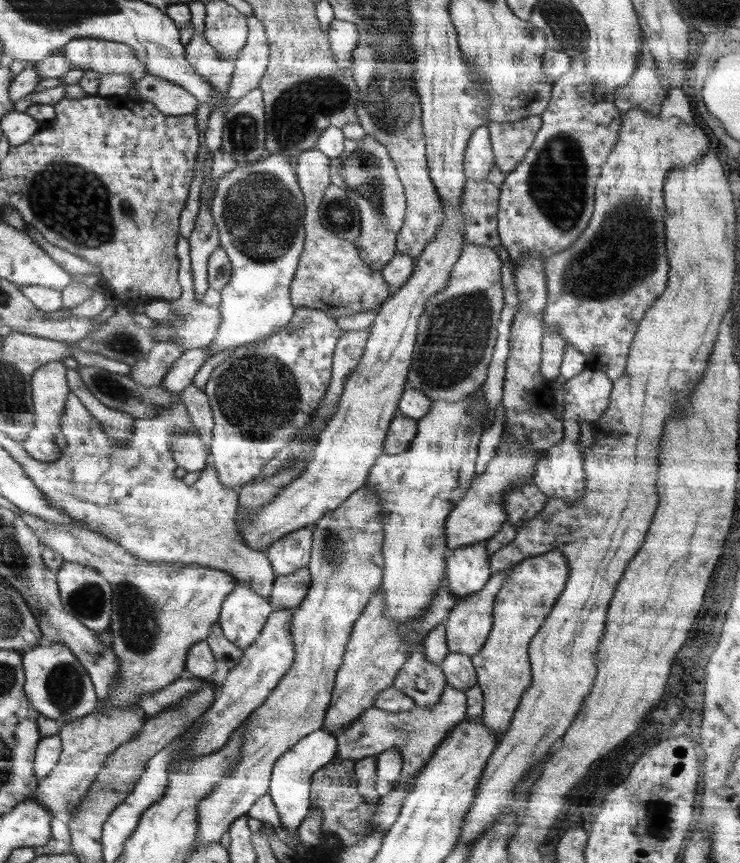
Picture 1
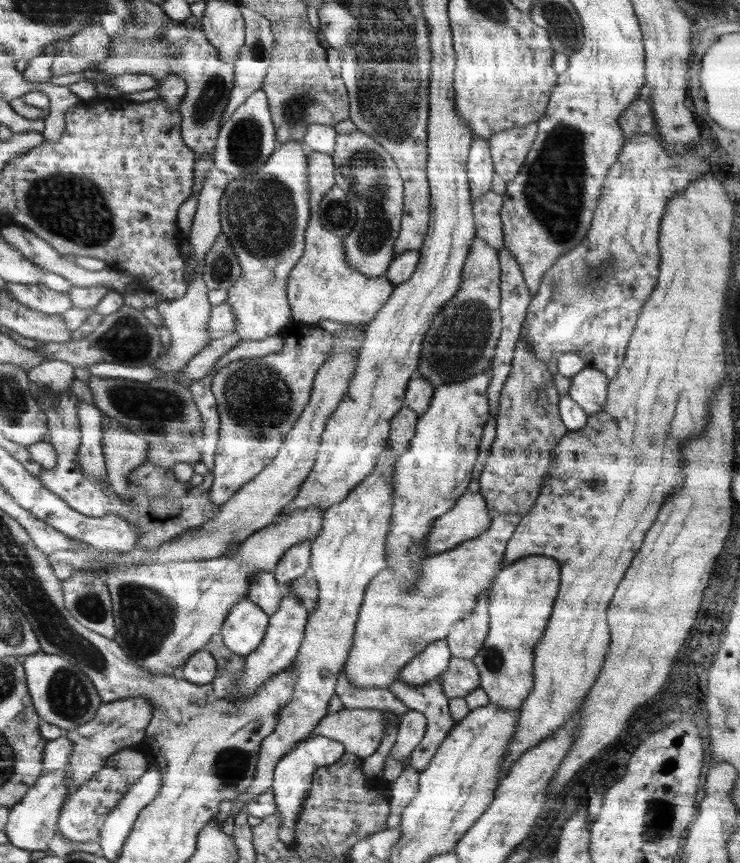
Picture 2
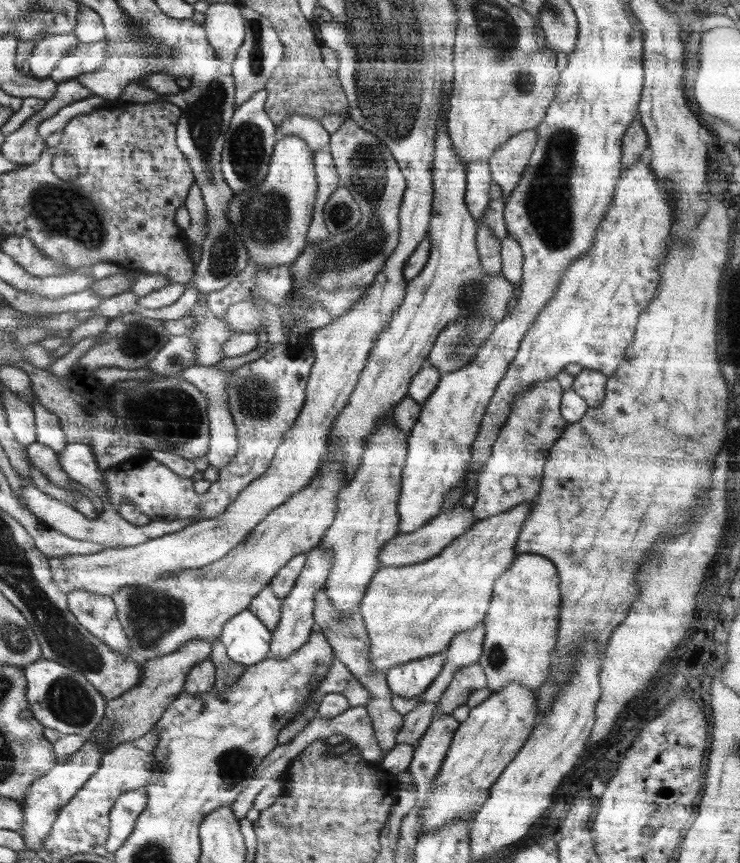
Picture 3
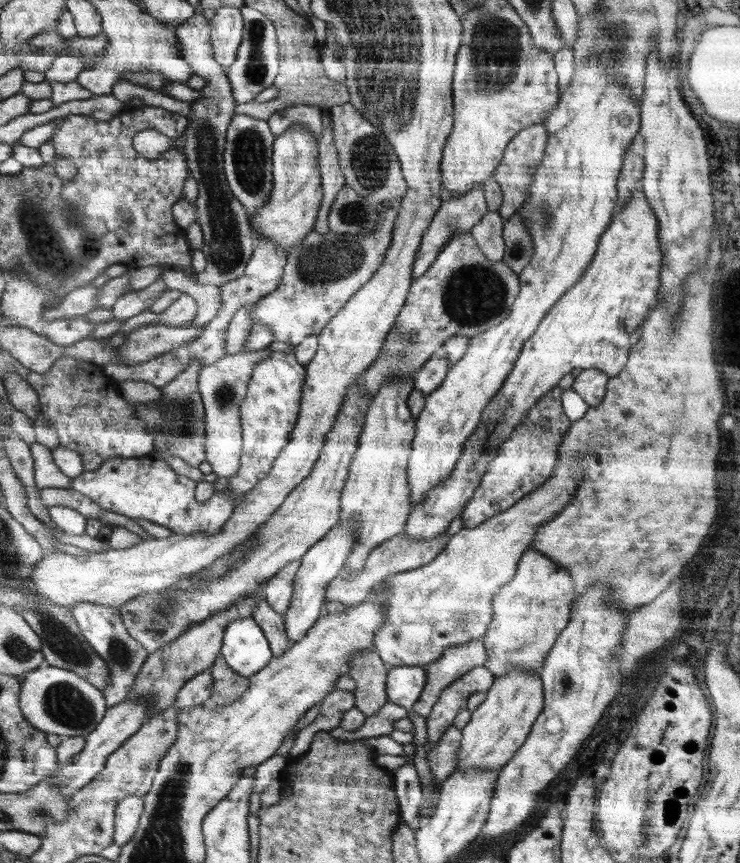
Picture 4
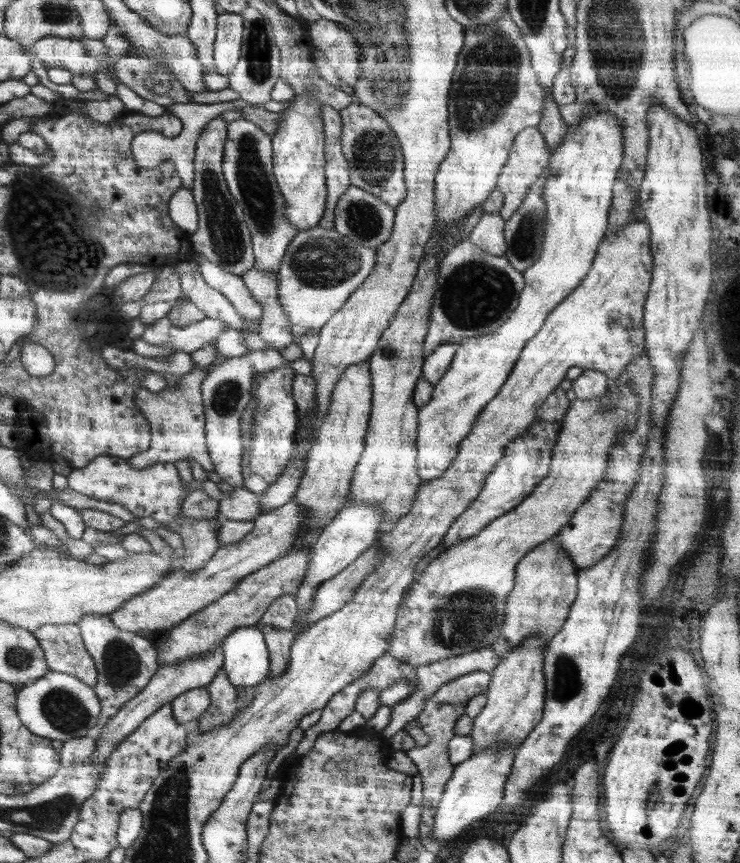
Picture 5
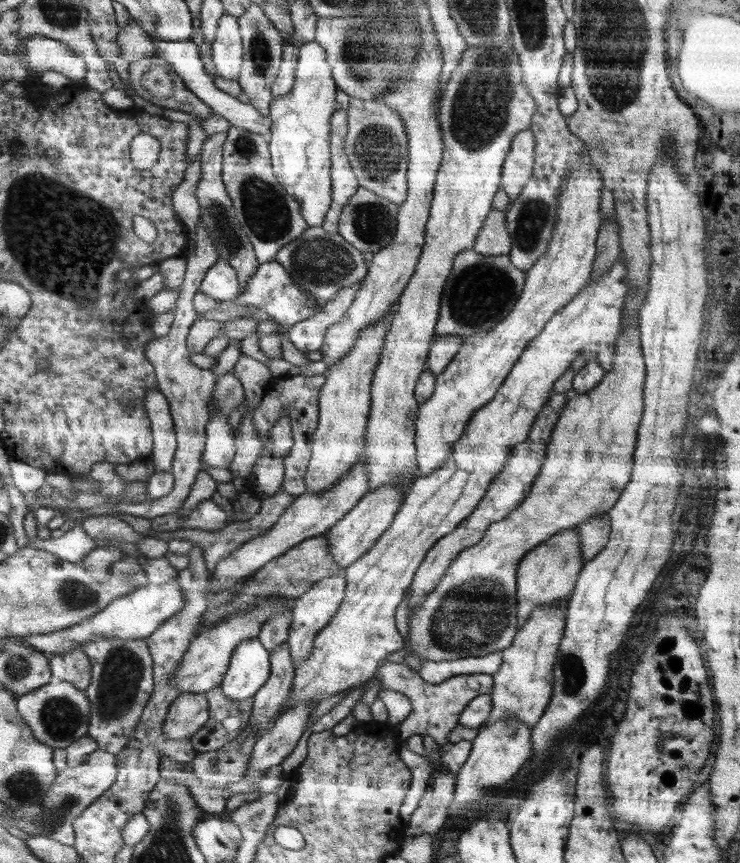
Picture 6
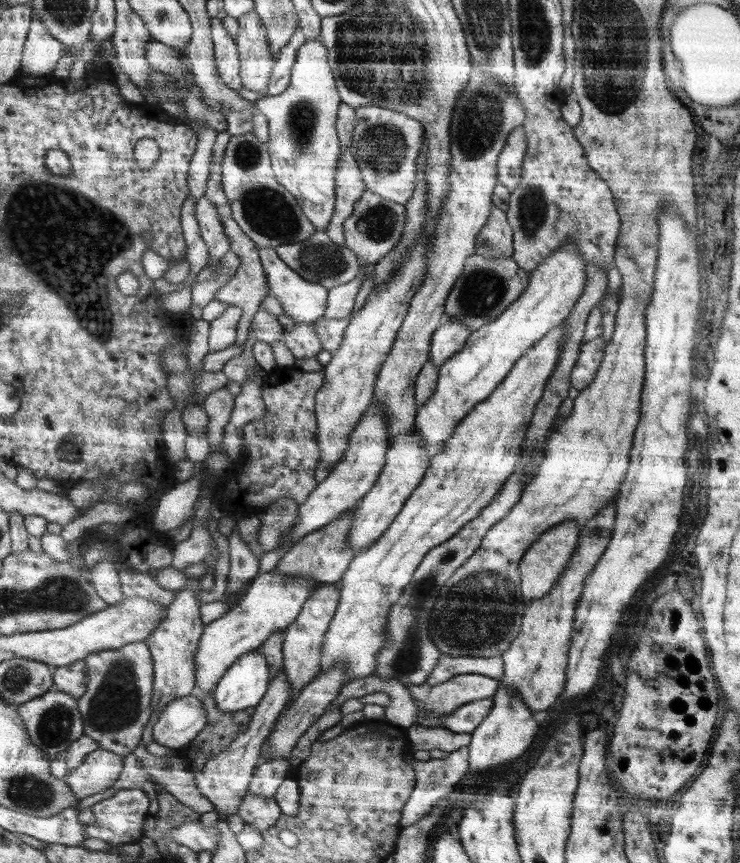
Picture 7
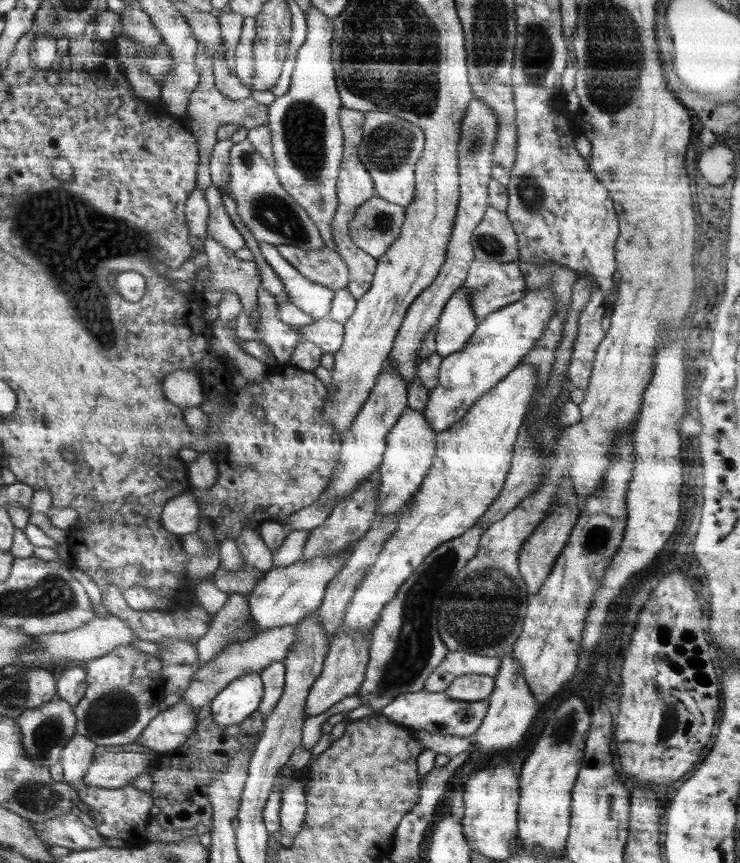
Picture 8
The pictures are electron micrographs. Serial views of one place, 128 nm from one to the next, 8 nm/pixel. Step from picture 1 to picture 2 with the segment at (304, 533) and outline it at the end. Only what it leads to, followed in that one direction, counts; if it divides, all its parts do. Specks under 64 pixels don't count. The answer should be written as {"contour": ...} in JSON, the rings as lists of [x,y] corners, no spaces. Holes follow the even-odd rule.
{"contour":[[[305,540],[289,548],[289,550],[282,555],[282,558],[273,570],[276,582],[279,585],[285,585],[285,588],[287,588],[291,580],[300,578],[310,570],[310,559],[311,542]]]}

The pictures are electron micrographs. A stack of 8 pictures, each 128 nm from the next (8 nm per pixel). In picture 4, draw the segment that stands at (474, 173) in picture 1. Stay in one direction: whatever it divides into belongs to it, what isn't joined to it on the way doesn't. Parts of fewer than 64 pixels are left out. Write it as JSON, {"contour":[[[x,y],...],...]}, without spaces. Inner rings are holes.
{"contour":[[[477,184],[471,188],[466,195],[458,196],[458,199],[445,200],[442,202],[439,211],[436,212],[430,227],[424,232],[424,237],[421,240],[417,250],[417,255],[414,260],[414,269],[412,269],[413,280],[424,275],[437,257],[441,250],[446,246],[446,243],[452,239],[452,235],[456,231],[464,231],[470,233],[470,230],[478,225],[478,222],[489,212],[488,204],[485,200],[482,184]]]}

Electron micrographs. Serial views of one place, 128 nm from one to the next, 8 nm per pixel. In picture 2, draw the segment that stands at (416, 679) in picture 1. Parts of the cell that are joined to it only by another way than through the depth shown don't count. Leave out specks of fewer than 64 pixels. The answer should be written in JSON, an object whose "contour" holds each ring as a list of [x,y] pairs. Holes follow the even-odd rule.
{"contour":[[[438,678],[432,679],[432,681],[426,682],[426,685],[413,687],[412,685],[406,685],[396,680],[388,686],[389,692],[396,695],[396,699],[406,705],[410,711],[420,712],[427,720],[427,729],[424,733],[423,739],[419,742],[416,749],[410,754],[409,764],[411,764],[416,770],[422,771],[434,758],[434,754],[442,745],[442,741],[448,736],[448,733],[452,730],[456,724],[450,718],[449,700],[444,696],[444,688]]]}

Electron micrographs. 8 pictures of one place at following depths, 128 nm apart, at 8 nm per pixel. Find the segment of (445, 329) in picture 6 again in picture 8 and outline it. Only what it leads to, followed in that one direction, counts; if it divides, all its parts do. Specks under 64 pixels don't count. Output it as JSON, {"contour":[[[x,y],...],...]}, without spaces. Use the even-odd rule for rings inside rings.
{"contour":[[[474,260],[470,264],[465,284],[462,287],[466,287],[469,292],[471,307],[478,323],[489,316],[491,312],[496,312],[499,308],[518,302],[518,300],[524,298],[528,291],[518,261],[499,264],[496,261],[486,263]]]}

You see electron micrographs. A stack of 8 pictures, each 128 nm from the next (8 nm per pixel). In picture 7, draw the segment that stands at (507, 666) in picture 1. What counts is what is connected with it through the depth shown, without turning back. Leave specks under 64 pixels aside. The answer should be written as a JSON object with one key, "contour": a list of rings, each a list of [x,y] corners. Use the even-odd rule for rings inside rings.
{"contour":[[[569,520],[555,524],[545,533],[542,533],[538,540],[534,541],[524,553],[518,565],[518,570],[521,578],[521,593],[525,600],[526,608],[531,600],[544,596],[556,584],[570,555],[573,555],[574,549],[578,546],[578,537],[581,531],[580,523],[575,520]]]}

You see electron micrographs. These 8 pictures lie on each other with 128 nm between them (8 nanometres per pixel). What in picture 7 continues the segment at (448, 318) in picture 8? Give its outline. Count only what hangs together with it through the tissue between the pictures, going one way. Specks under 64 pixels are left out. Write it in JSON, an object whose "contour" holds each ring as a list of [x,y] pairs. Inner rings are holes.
{"contour":[[[450,319],[443,320],[433,334],[429,350],[429,358],[436,365],[444,364],[460,350],[464,349],[471,330],[460,321]]]}

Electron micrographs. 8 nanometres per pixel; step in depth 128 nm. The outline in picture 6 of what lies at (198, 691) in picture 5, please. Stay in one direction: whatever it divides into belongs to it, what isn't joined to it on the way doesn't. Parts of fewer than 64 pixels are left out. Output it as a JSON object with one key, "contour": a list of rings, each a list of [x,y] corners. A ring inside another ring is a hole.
{"contour":[[[182,693],[170,706],[162,723],[166,739],[188,739],[196,734],[210,715],[208,700],[204,693]]]}

